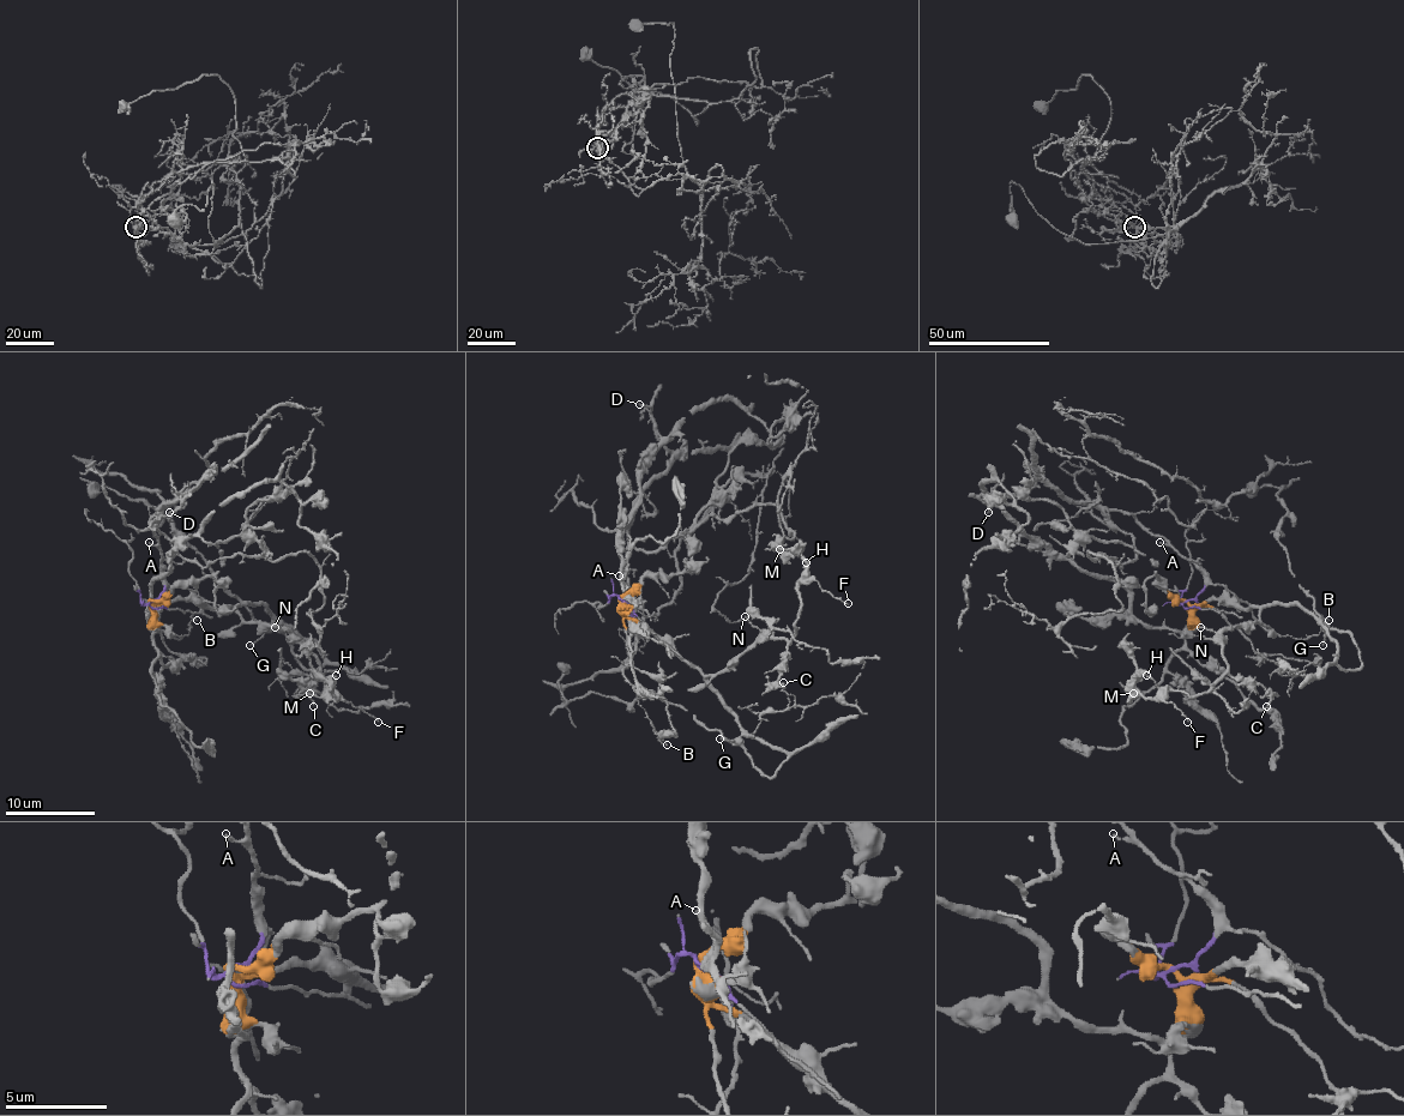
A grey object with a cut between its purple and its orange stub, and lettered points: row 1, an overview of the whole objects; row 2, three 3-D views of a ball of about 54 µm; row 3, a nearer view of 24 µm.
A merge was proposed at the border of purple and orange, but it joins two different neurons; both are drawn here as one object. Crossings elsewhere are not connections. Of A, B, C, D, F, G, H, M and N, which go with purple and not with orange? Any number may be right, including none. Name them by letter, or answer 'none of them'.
A, B, D

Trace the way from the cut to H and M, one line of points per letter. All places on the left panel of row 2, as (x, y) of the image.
H: (150, 602), (204, 599), (212, 608), (233, 608), (243, 620), (284, 626), (320, 667), (331, 695), (336, 675)
M: (150, 602), (204, 599), (243, 620), (284, 626), (318, 662), (324, 688), (337, 698), (308, 693)

